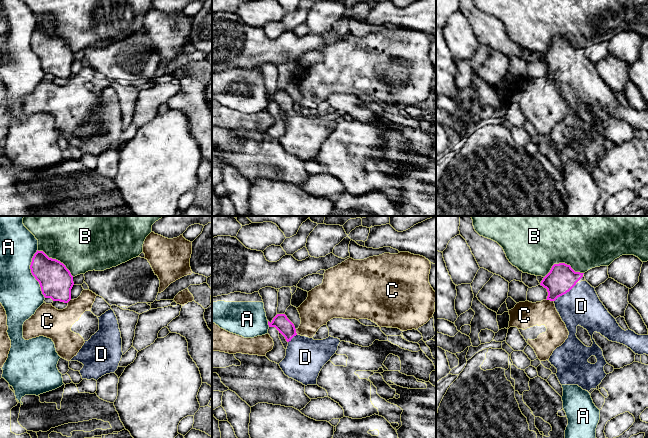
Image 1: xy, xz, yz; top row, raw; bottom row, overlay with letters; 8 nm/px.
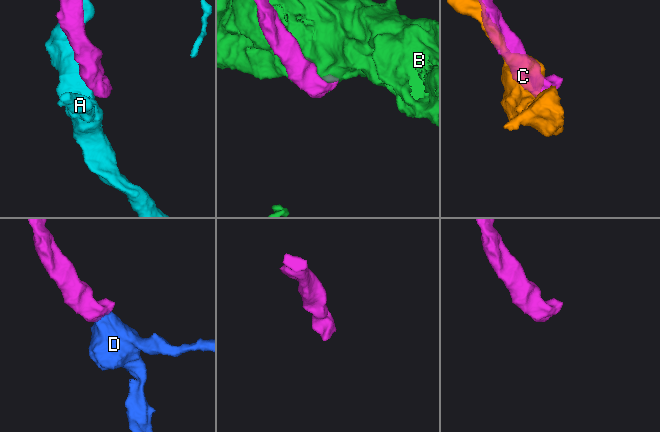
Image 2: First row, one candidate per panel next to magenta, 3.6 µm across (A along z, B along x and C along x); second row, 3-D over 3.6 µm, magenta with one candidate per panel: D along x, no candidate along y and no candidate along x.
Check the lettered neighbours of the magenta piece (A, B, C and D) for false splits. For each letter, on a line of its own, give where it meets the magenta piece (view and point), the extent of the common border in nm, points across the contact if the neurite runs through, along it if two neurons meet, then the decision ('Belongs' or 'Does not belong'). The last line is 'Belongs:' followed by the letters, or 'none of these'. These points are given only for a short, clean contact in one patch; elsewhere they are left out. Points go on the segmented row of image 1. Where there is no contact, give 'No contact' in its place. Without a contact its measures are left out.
A: Touches magenta at xy (31, 272). Shared border 400 nm. Does not belong
B: Touches magenta at yz (562, 263). Shared border 320 nm. Does not belong
C: Touches magenta at yz (550, 300). Shared border 70 nm. Boundary: yz (546, 299), (553, 301). Does not belong
D: Touches magenta at yz (565, 293). Shared border 240 nm. Path across: yz (562, 278), (562, 289), (565, 293), (581, 306). Belongs
Belongs: D

